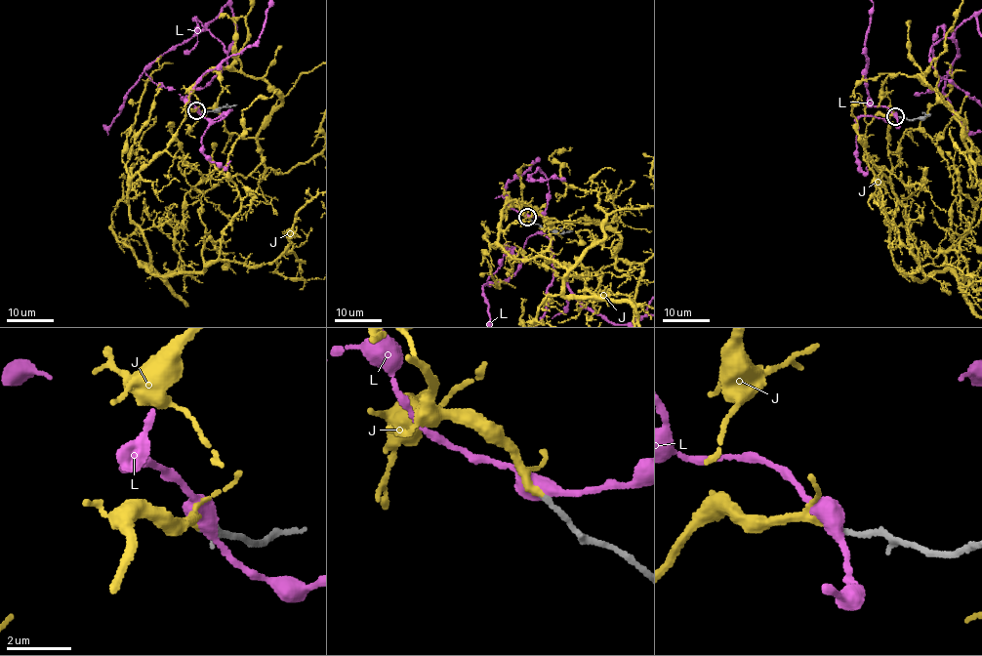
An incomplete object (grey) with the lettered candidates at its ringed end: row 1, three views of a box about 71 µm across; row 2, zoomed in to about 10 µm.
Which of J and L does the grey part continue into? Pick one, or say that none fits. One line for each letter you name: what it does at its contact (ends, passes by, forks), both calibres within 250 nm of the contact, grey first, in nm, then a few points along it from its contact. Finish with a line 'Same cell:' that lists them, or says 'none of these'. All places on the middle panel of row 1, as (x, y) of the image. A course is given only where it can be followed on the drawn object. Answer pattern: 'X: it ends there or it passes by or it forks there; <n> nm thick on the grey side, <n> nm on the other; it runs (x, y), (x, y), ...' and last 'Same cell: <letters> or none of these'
J: it passes by; 150 nm thick on the grey side, 150 nm on the other
Same cell: J

